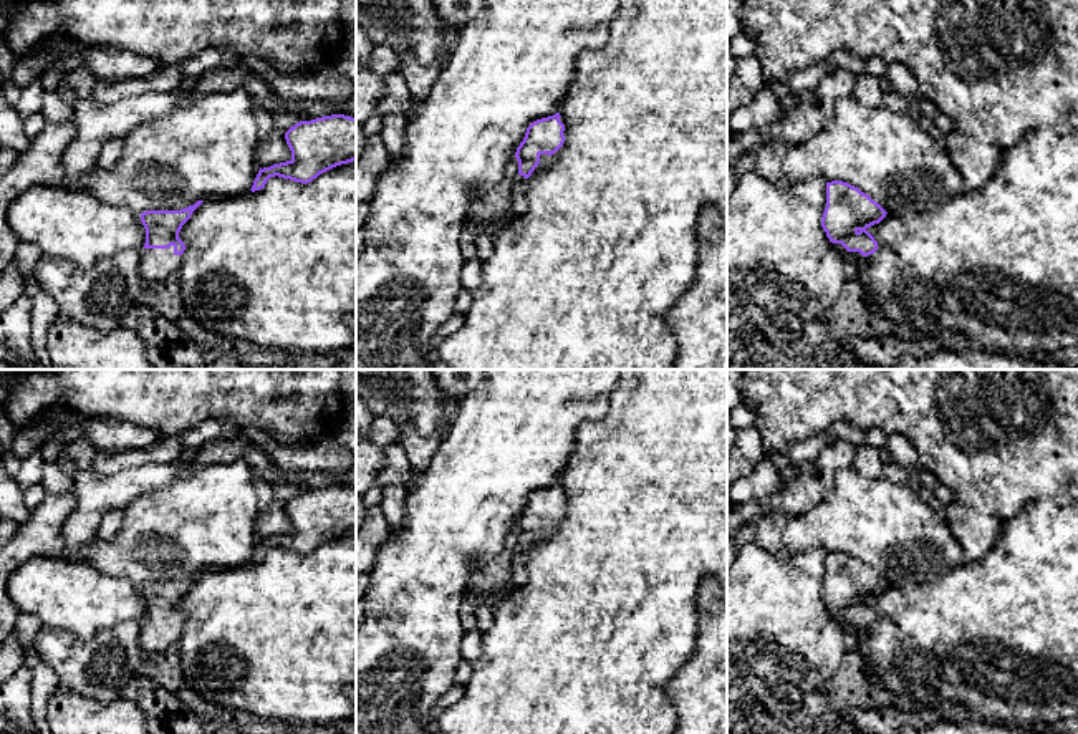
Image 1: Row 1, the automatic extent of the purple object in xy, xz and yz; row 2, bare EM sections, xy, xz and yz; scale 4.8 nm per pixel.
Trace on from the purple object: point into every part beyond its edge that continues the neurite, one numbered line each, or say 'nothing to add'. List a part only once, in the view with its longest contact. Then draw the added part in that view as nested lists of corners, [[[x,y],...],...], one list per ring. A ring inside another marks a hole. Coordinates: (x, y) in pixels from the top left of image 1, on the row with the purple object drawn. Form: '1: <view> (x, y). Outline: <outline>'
1: xy (156, 264). Outline: [[[174,245],[169,249],[141,249],[139,277],[144,282],[164,282],[177,275],[182,255],[174,254]]]

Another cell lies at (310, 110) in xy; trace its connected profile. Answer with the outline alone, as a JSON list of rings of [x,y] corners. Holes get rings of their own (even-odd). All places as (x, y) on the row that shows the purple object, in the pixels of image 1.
[[[356,88],[351,98],[343,103],[336,101],[334,104],[330,104],[326,101],[282,101],[270,109],[273,116],[283,111],[300,113],[301,121],[311,121],[331,114],[356,118]]]

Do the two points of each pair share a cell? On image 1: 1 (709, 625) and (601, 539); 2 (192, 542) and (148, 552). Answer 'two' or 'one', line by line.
1: two
2: one

